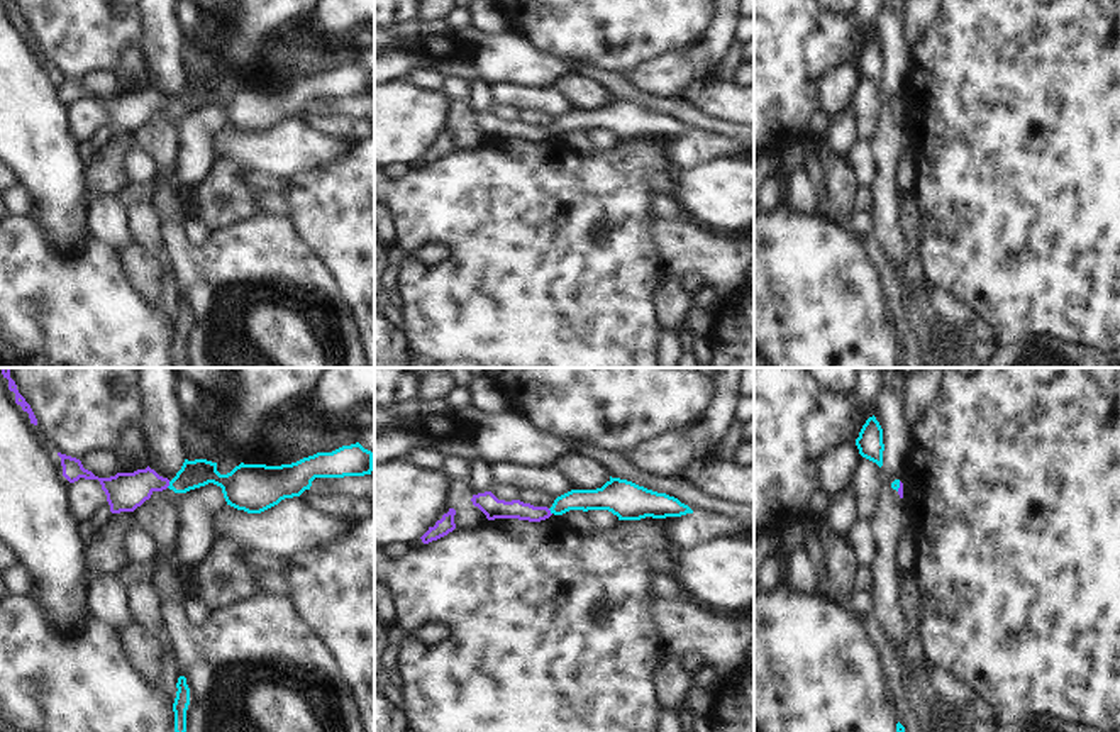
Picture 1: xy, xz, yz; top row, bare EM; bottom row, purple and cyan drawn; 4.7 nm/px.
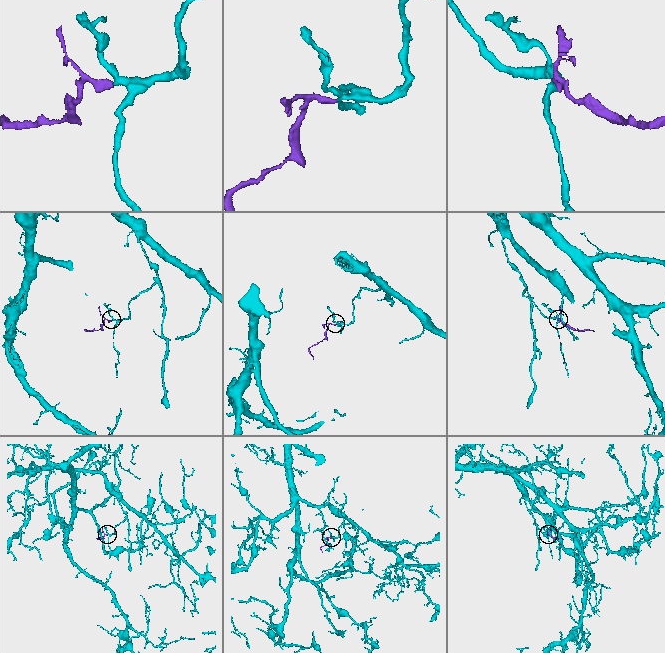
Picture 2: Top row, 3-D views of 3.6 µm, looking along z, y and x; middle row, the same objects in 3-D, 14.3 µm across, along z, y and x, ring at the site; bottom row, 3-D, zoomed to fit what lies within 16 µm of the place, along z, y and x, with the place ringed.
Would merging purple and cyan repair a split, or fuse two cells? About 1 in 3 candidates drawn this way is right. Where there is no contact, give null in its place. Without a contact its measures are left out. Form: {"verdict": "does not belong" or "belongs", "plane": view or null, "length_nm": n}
{"verdict": "belongs", "plane": "xy", "length_nm": 40}

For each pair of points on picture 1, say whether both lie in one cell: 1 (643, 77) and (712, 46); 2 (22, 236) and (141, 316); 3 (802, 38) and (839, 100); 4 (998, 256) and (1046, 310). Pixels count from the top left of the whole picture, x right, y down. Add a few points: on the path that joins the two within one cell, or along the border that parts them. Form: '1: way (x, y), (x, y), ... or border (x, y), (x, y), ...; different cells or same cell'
1: way (659, 77), (695, 61); same cell
2: way (51, 266), (100, 316), (110, 316); same cell
3: border (854, 61), (836, 65), (826, 73), (819, 107); different cells
4: way (1012, 270), (1039, 297); same cell

